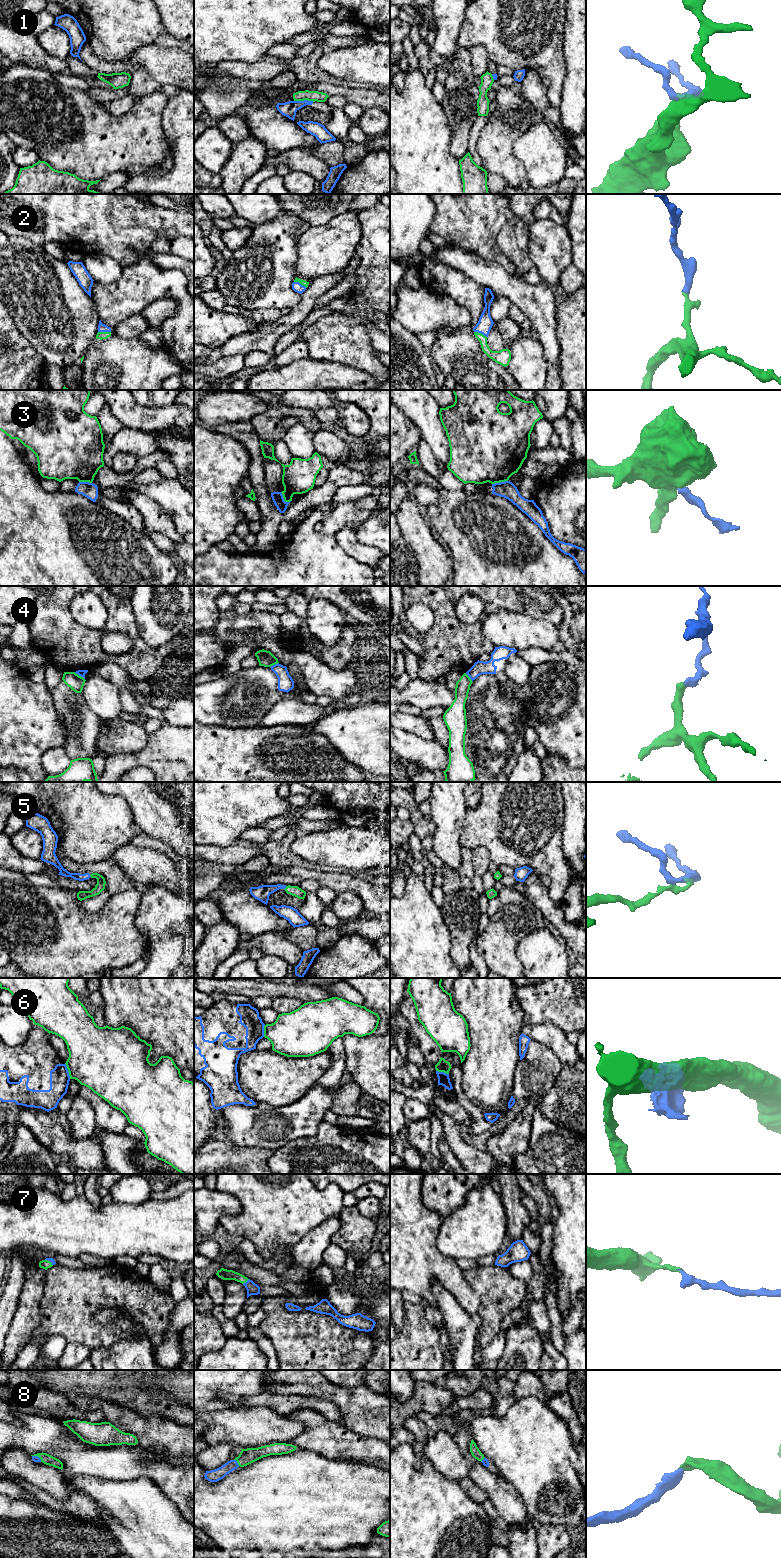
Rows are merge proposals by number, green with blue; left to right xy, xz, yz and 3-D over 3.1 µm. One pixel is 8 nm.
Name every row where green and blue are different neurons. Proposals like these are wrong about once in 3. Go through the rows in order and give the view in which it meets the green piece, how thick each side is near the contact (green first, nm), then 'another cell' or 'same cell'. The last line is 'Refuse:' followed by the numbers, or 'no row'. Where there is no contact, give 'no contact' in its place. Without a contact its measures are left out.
1: contact in xz; calibres 80 and 120 nm; another cell
2: contact in xy; calibres 60 and 70 nm; same cell
3: contact in yz; calibres 480 and 140 nm; another cell
4: contact in xy; calibres 120 and 50 nm; another cell
5: contact in xz; calibres 80 and 120 nm; same cell
6: contact in xy; calibres 460 and 160 nm; another cell
7: contact in xz; calibres 90 and 100 nm; same cell
8: contact in xz; calibres 130 and 100 nm; same cell
Refuse: 1, 3, 4, 6

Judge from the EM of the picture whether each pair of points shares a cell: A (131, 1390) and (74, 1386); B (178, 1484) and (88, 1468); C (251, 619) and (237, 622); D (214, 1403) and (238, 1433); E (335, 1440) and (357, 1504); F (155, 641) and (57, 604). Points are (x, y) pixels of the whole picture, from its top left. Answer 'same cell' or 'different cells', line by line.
A: same cell
B: same cell
C: same cell
D: different cells
E: different cells
F: different cells

